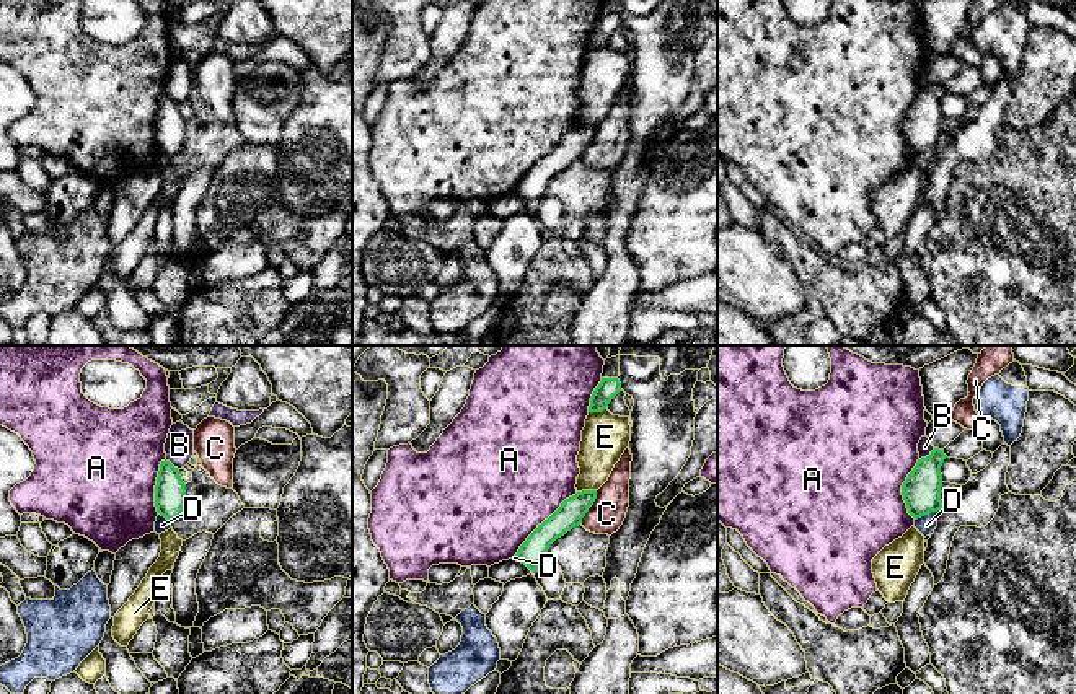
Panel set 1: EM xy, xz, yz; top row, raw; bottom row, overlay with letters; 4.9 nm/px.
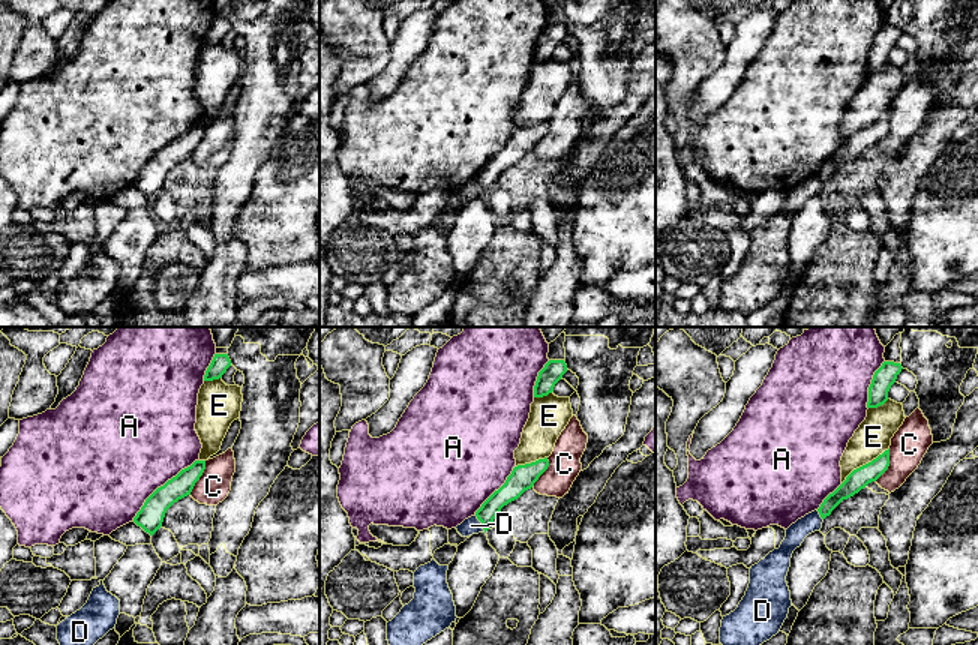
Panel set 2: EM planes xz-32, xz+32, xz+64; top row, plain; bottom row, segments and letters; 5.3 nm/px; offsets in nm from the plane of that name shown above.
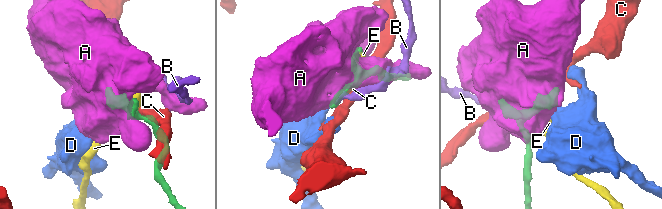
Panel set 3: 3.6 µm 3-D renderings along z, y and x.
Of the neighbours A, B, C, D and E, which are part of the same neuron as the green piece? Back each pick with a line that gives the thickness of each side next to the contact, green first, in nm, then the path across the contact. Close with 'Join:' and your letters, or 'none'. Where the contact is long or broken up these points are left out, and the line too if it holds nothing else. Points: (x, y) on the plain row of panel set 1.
Join: none

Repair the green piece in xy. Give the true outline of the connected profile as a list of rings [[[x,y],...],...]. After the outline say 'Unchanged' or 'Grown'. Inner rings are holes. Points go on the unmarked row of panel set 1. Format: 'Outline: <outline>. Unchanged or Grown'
Outline: [[[161,96],[157,121],[155,142],[157,147],[168,156],[174,156],[186,138],[186,119],[183,117],[178,103],[170,96]]]. Unchanged

